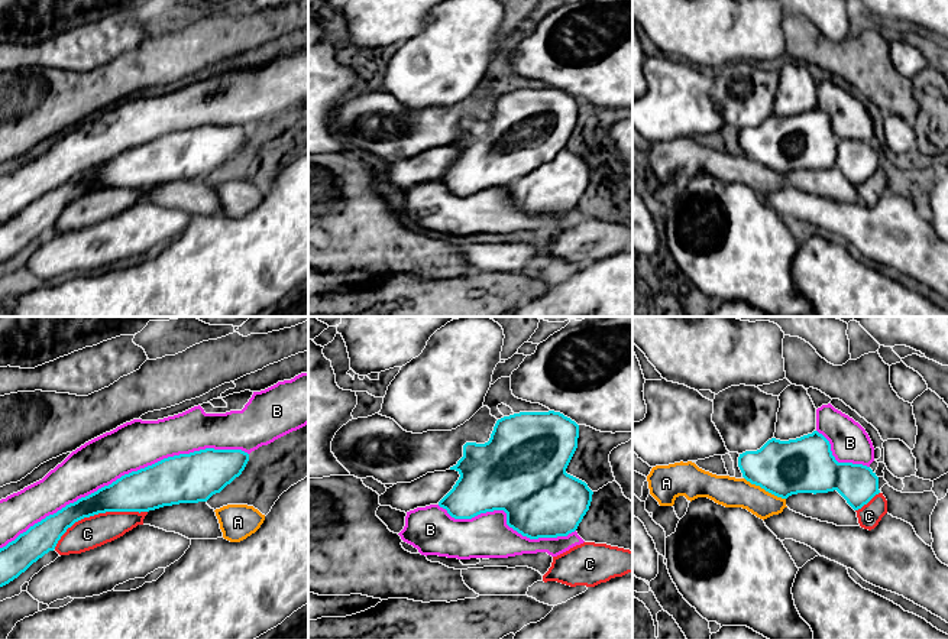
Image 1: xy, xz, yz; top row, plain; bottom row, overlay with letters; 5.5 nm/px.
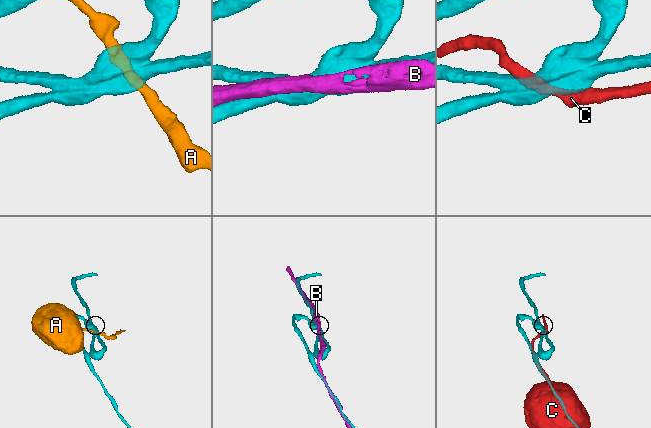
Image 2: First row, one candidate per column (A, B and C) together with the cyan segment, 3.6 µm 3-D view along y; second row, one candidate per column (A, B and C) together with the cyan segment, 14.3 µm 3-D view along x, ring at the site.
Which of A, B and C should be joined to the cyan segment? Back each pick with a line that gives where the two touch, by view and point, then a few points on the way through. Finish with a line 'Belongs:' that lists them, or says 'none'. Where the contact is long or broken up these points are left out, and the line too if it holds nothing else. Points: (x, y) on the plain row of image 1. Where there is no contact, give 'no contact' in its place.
Belongs: none

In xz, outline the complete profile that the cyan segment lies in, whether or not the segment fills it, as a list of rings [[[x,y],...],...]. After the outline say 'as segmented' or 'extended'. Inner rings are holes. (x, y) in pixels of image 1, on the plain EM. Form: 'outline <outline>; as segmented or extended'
outline [[[554,87],[520,88],[509,93],[504,93],[496,97],[488,119],[485,120],[466,119],[463,121],[463,133],[457,137],[456,142],[450,143],[450,146],[456,146],[460,150],[460,153],[453,162],[453,165],[439,178],[439,182],[446,185],[447,189],[454,195],[472,195],[481,189],[504,186],[507,189],[507,201],[530,215],[567,213],[569,210],[577,205],[583,192],[589,186],[593,171],[593,168],[588,163],[585,158],[566,149],[566,145],[577,124],[577,114],[579,114],[579,101],[560,88]]]; as segmented

